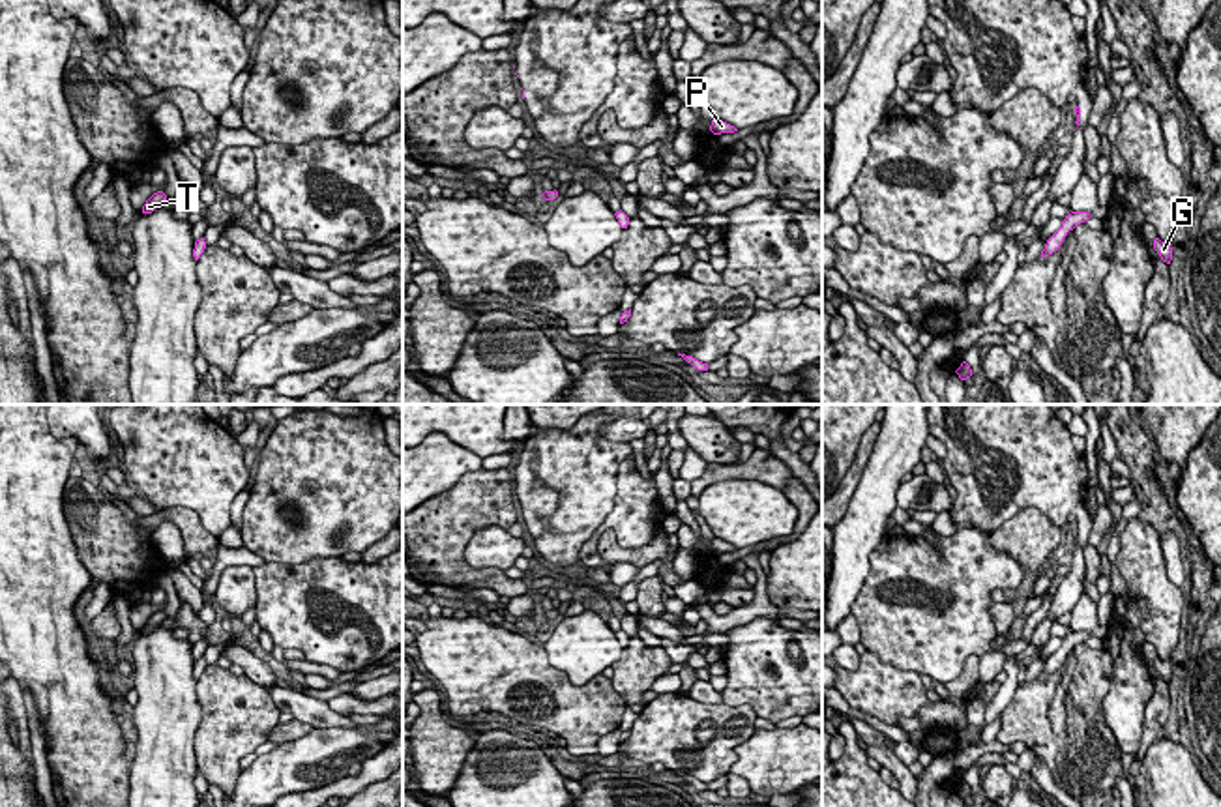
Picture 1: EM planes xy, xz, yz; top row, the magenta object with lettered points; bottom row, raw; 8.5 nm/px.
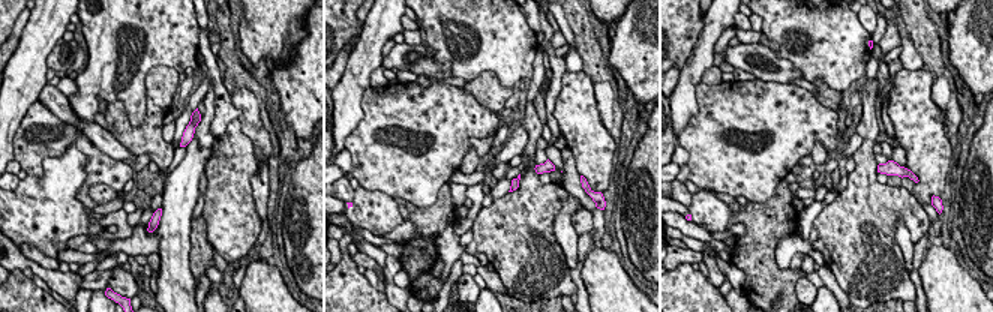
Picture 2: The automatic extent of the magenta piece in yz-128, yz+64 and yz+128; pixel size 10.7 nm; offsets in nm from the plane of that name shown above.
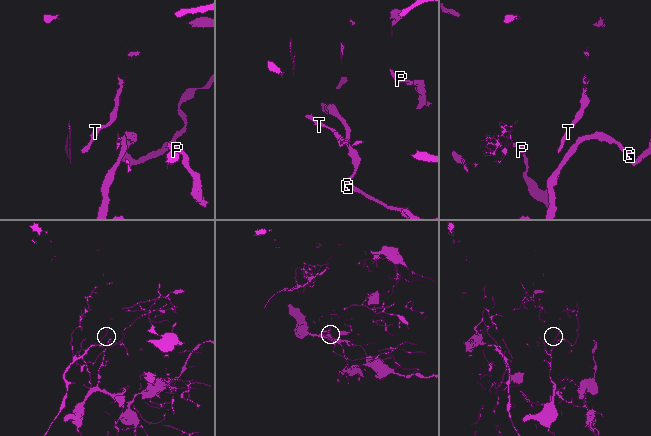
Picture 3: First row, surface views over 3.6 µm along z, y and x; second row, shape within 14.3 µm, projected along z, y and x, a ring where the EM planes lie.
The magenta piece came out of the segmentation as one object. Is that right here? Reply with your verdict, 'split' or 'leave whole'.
split

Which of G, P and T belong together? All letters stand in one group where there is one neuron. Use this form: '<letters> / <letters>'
G T / P

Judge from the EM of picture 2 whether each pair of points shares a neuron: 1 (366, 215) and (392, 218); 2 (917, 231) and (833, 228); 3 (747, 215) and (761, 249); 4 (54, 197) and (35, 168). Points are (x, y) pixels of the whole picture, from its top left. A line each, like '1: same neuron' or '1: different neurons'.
1: same neuron
2: same neuron
3: same neuron
4: different neurons

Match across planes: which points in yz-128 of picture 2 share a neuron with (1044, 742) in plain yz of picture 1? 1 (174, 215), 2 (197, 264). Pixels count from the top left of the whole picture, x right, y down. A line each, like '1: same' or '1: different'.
1: different
2: same

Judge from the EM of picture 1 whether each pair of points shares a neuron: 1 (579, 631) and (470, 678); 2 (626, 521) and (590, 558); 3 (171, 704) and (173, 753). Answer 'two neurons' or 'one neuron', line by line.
1: two neurons
2: one neuron
3: one neuron

